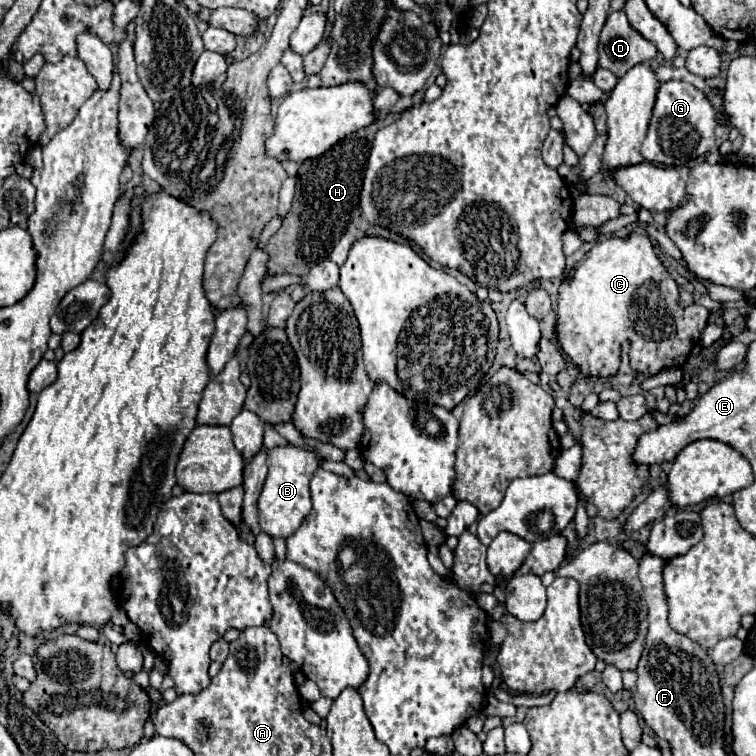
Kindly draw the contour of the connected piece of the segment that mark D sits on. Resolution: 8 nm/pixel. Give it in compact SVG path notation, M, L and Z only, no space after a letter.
M625 12L609 14L599 38L599 66L611 70L617 78L625 76L633 66L653 62L655 44L629 28Z

